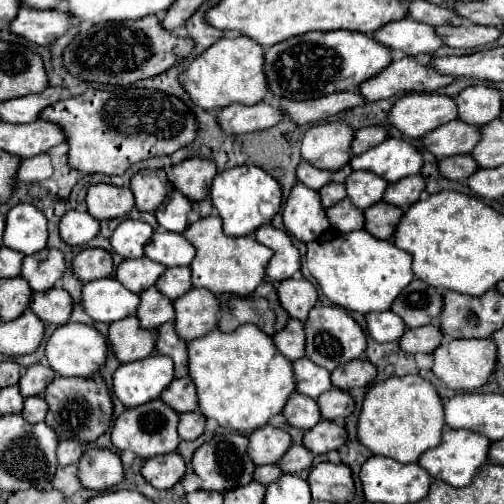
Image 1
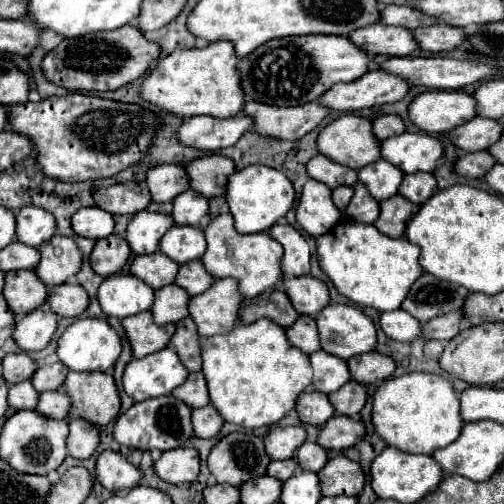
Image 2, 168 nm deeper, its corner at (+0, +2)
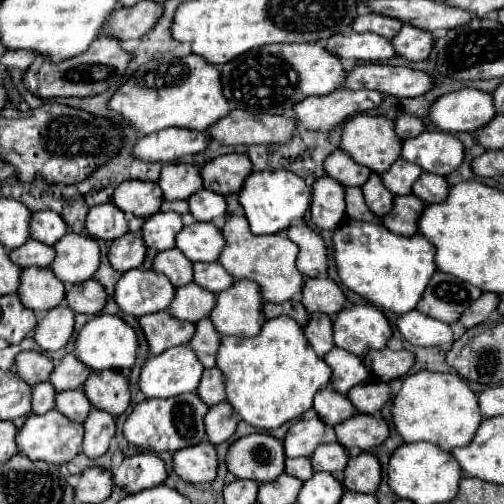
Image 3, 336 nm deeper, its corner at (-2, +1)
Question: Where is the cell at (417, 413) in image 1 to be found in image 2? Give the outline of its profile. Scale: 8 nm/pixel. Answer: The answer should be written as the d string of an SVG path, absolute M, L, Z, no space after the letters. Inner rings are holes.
M410 372L384 380L372 396L372 424L376 434L406 454L432 454L452 444L462 428L460 402L452 384L438 374Z

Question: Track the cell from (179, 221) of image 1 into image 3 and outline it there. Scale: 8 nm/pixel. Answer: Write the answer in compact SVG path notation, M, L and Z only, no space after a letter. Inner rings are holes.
M208 189L194 193L188 203L196 221L212 221L214 217L226 215L226 197Z

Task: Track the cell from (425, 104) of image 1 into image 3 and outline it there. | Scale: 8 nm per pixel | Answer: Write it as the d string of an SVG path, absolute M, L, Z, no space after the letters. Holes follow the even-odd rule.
M460 89L446 93L430 107L432 123L450 133L478 131L496 115L494 99L480 89Z

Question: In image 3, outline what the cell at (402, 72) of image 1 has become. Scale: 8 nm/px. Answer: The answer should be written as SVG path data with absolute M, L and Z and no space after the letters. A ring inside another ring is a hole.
M338 87L336 91L320 97L310 97L294 105L294 119L300 127L310 131L332 131L346 117L368 111L382 103L378 91L346 91Z

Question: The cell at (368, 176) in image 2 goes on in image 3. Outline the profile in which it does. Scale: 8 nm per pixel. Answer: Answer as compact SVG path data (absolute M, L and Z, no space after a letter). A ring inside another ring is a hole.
M398 159L386 173L382 173L382 181L394 195L410 195L412 185L420 175L422 175L422 167L410 161ZM396 191L402 191L402 193L396 193Z

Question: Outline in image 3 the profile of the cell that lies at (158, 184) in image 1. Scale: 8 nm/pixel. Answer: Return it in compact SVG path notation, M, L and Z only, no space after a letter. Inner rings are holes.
M176 163L162 167L158 185L162 187L164 197L168 201L176 201L176 199L188 199L190 195L200 191L204 187L204 181L196 165Z

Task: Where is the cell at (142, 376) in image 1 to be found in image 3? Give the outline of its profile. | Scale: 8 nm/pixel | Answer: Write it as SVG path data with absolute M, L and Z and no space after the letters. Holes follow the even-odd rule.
M180 345L174 349L164 351L162 355L152 355L140 373L140 389L146 397L174 397L188 391L196 391L204 365L198 361L190 345Z

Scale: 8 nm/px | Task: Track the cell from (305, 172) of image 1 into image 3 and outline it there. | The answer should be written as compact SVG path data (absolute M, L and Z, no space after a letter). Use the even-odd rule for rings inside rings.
M334 151L334 155L330 155L330 159L326 159L326 175L340 179L342 185L346 187L360 187L366 183L368 175L372 171L368 167L358 165L354 159L350 159L350 155L346 151Z

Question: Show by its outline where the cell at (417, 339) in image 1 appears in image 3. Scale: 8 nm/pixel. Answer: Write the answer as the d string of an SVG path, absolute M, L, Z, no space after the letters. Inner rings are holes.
M482 293L480 299L470 305L470 311L466 311L466 315L462 315L460 323L466 329L470 329L470 327L486 321L498 309L498 303L500 301L498 301L498 295L496 293Z

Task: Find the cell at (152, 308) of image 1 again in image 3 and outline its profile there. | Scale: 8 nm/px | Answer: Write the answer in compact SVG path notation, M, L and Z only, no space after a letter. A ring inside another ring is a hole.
M188 283L178 287L178 295L174 295L174 303L170 305L170 315L182 321L198 323L198 319L210 317L216 305L216 295L202 289L196 283Z

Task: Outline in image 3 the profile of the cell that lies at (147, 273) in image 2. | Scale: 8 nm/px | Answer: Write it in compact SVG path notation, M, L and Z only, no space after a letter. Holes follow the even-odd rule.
M168 249L156 255L154 259L154 269L164 273L168 279L172 279L172 283L176 287L188 285L194 279L194 271L192 271L192 261L188 261L180 249Z

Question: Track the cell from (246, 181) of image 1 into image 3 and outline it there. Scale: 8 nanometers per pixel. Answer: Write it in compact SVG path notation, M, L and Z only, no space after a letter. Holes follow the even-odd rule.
M254 171L240 191L240 205L246 211L254 235L274 235L286 231L294 221L304 217L310 207L310 189L304 179L292 171Z

